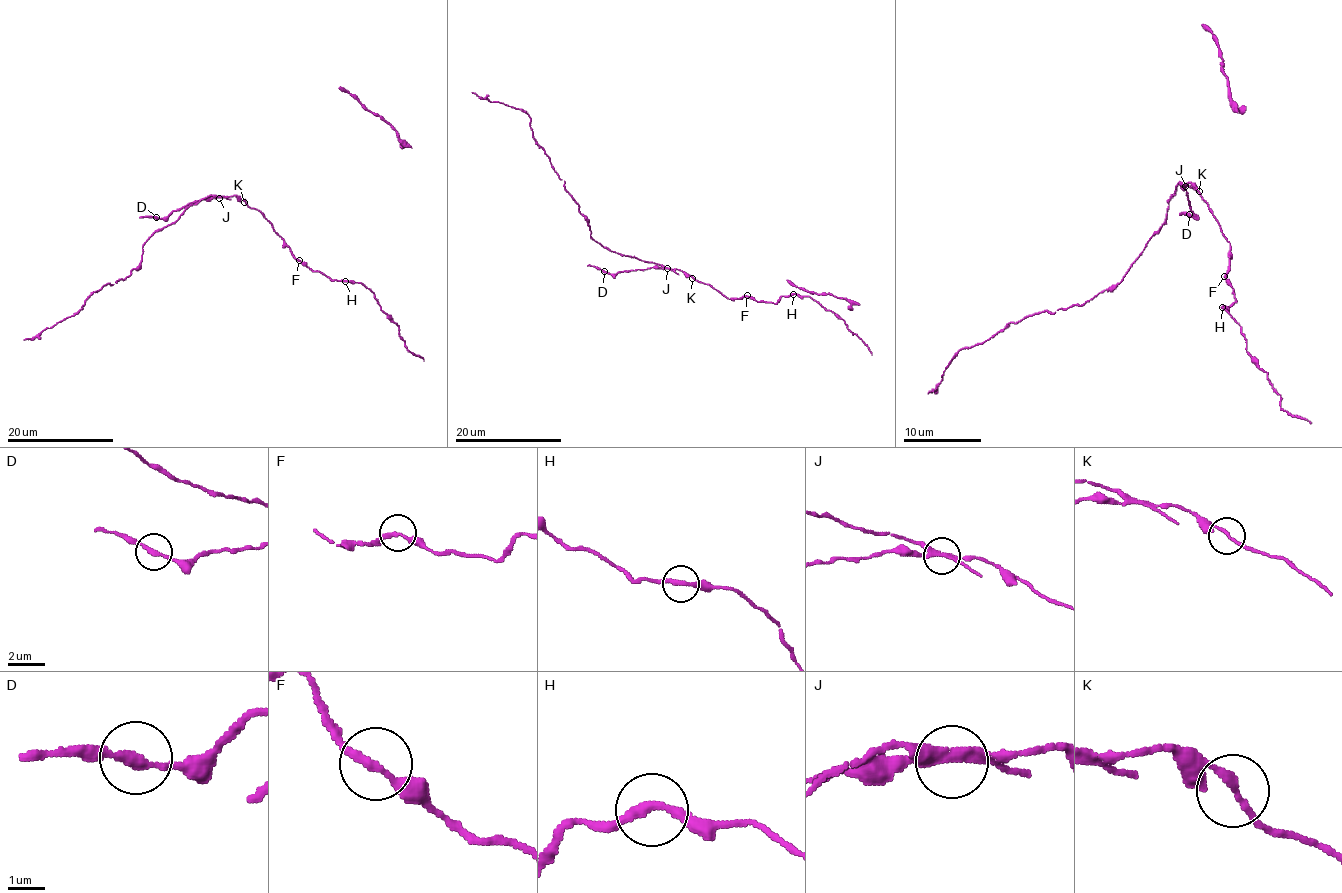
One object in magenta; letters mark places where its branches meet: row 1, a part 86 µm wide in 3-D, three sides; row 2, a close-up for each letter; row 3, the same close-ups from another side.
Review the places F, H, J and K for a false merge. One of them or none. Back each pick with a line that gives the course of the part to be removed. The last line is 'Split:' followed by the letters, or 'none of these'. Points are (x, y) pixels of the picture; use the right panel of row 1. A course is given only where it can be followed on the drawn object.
J: course (1186, 185), (1193, 214), (1182, 214)
Split: J

